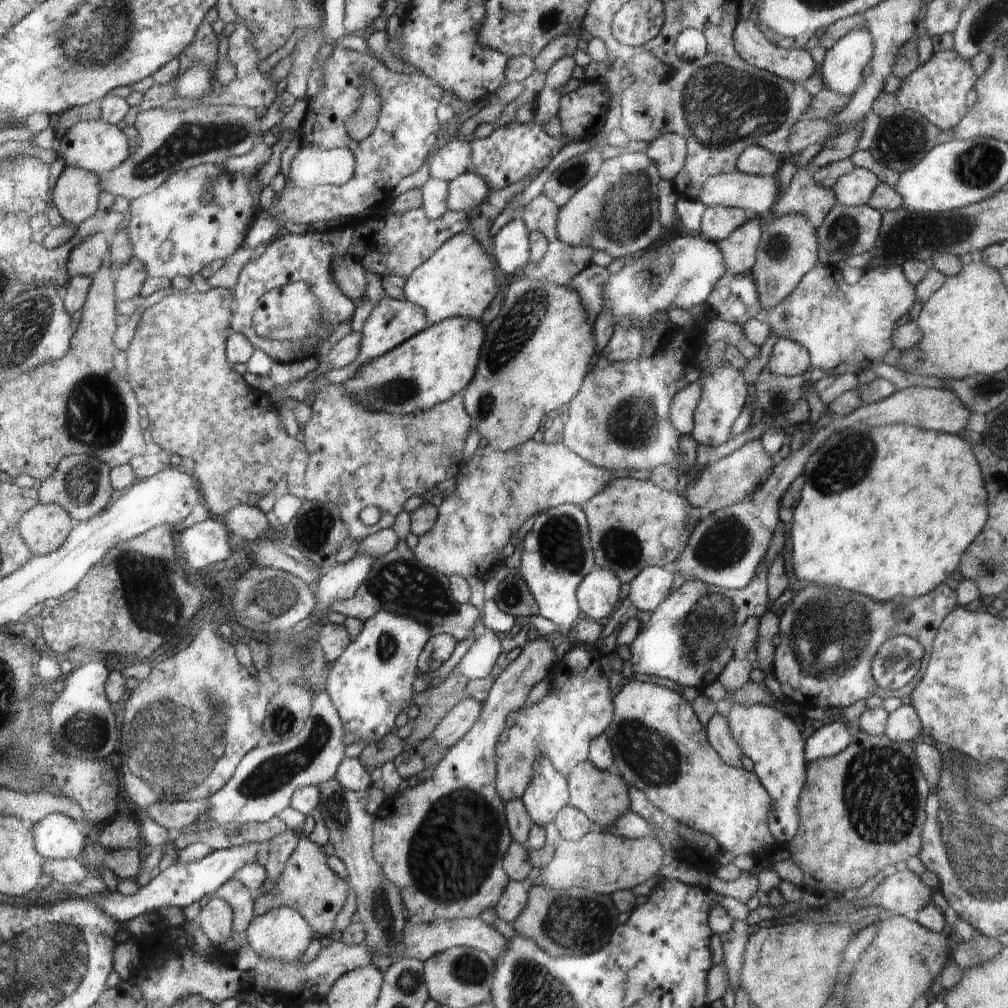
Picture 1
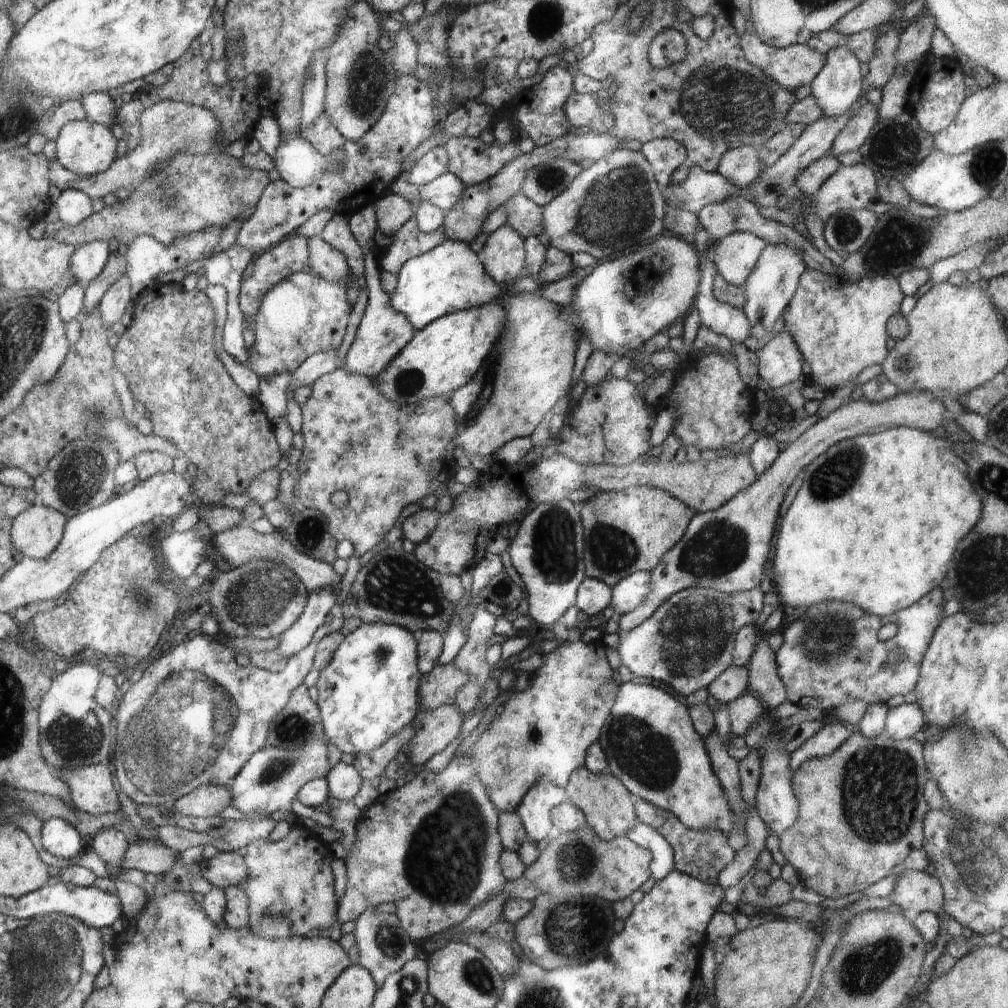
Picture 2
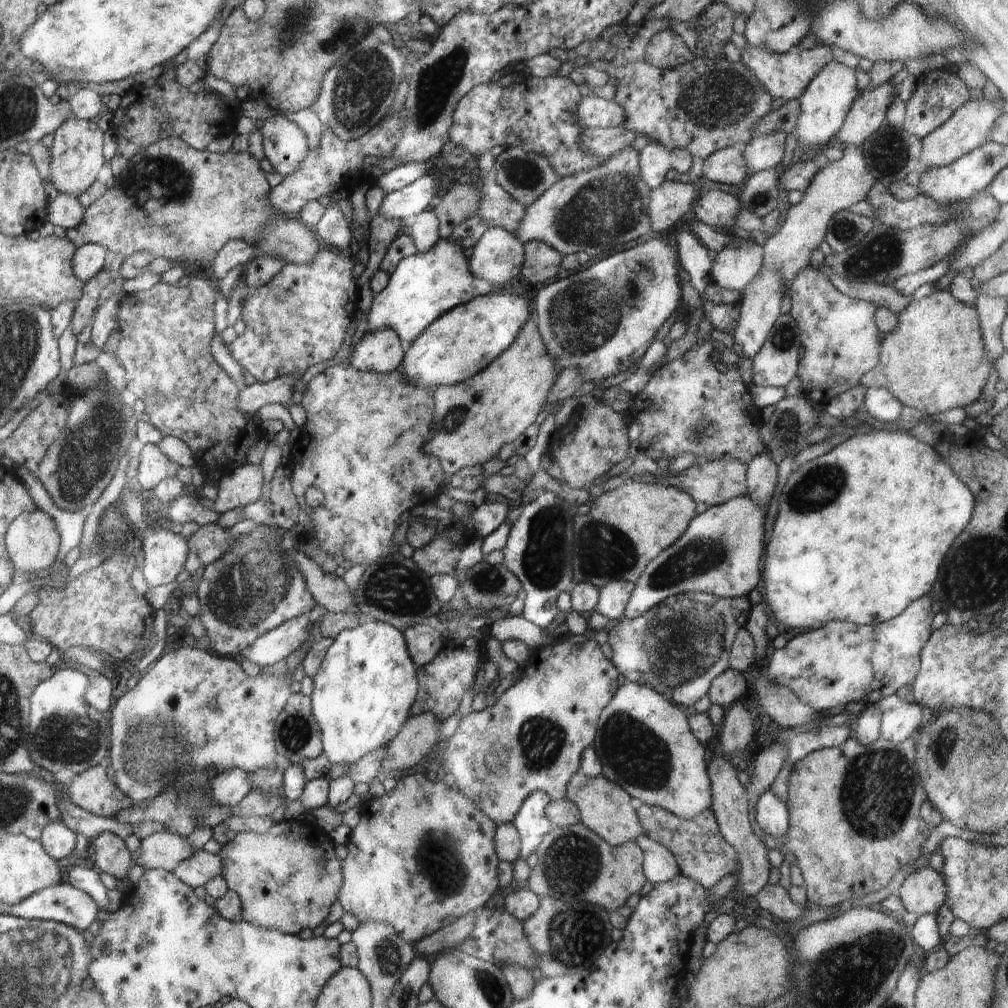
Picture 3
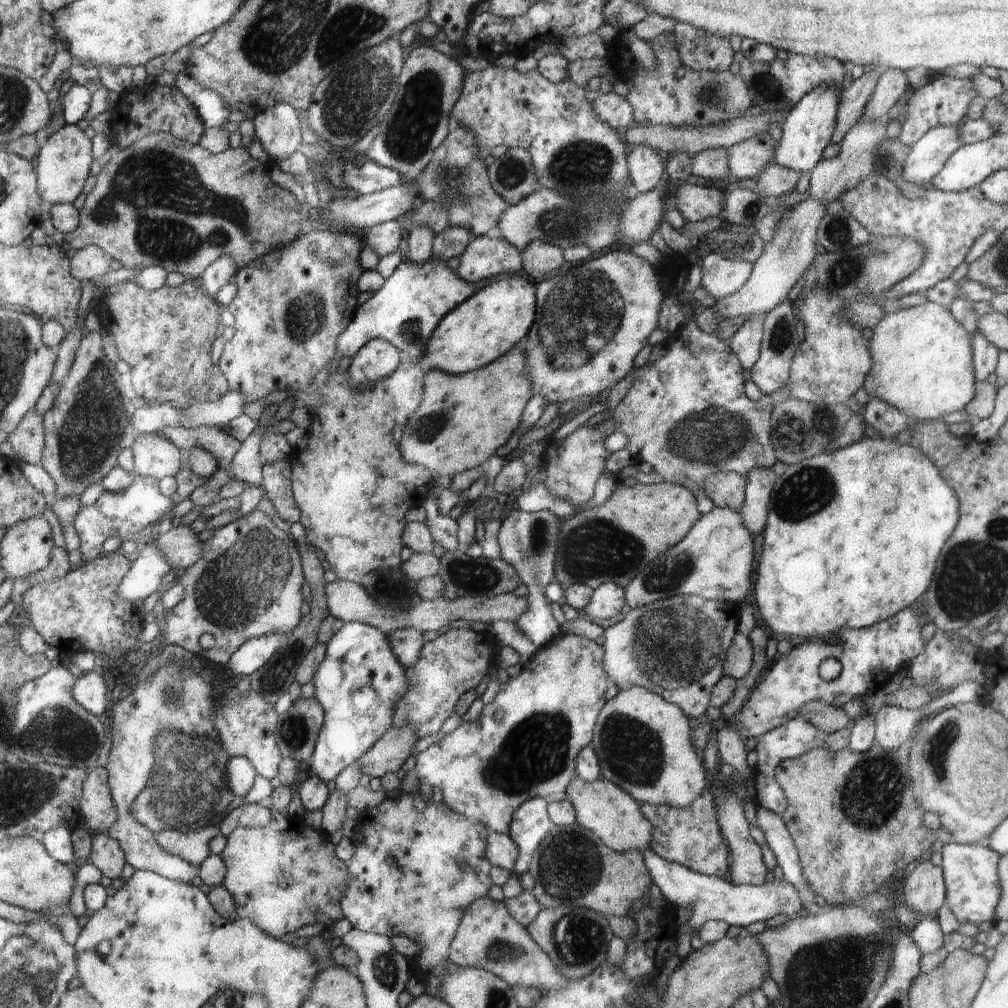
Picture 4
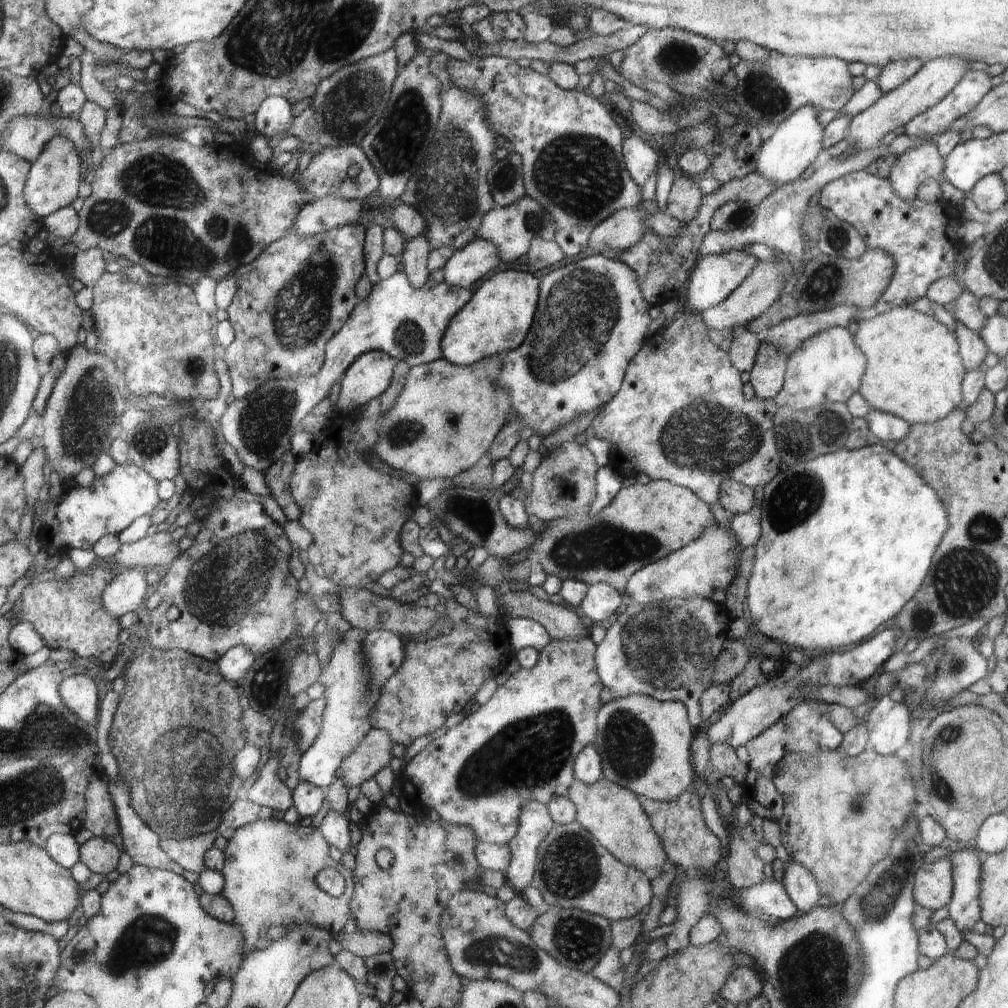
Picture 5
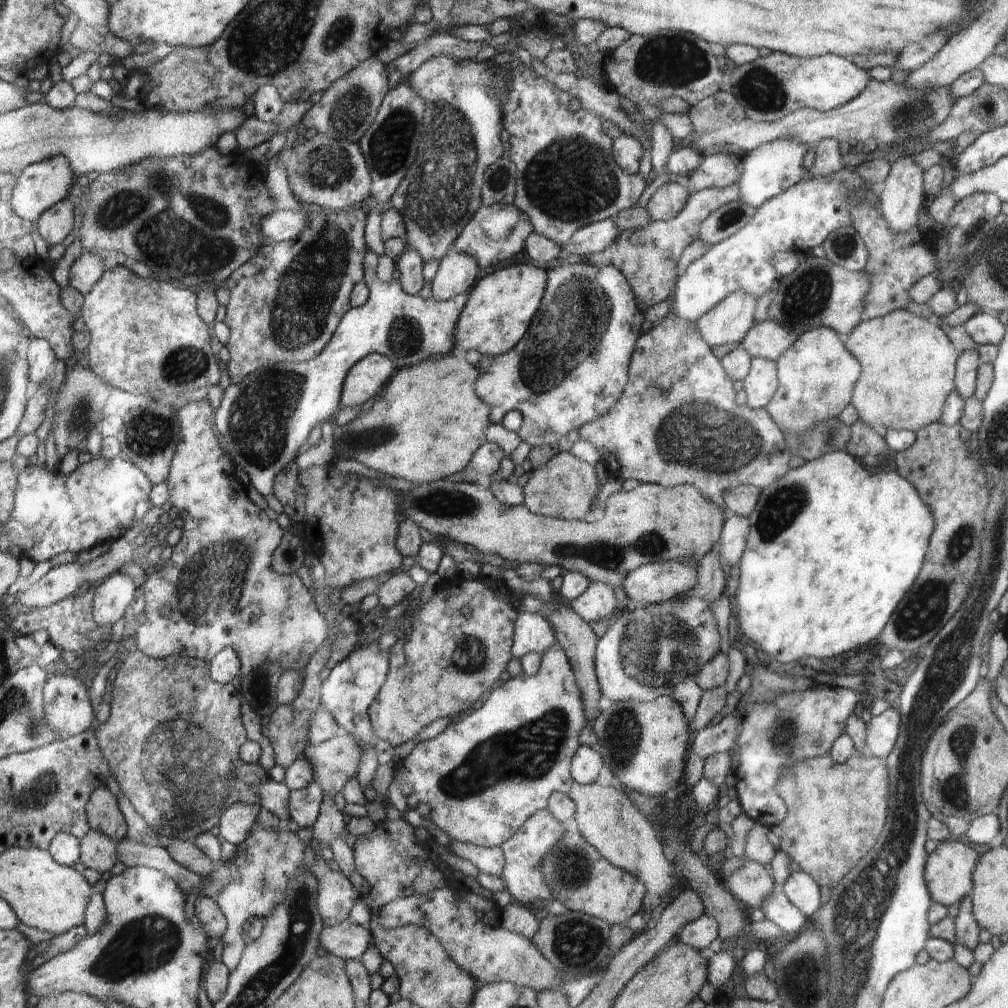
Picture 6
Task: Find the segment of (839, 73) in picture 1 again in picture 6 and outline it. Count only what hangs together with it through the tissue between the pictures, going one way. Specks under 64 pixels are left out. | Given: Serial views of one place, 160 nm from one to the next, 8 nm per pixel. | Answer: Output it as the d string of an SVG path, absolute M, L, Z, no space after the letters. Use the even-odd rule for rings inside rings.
M778 139L744 155L743 174L738 180L739 198L755 209L805 178L802 160L812 146L798 139Z

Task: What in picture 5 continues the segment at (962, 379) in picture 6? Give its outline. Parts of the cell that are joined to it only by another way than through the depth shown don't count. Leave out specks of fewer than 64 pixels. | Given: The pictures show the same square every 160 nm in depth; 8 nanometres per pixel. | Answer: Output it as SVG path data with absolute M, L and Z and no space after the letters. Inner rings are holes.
M958 320L953 330L959 344L959 355L967 372L980 366L988 353L984 339Z

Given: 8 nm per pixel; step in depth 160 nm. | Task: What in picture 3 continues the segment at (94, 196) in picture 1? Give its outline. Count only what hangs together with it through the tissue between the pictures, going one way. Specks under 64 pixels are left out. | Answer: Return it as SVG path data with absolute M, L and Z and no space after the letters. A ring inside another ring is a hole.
M58 193L49 202L47 216L54 226L62 226L68 230L76 228L82 222L83 210L78 198L71 194Z

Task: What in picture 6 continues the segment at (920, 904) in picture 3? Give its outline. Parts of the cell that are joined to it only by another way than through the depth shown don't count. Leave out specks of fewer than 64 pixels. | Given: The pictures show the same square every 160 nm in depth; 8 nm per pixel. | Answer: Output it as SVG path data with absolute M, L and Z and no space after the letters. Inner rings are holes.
M942 842L926 859L923 878L932 901L944 906L958 904L972 890L973 872L981 849L970 848L963 842Z

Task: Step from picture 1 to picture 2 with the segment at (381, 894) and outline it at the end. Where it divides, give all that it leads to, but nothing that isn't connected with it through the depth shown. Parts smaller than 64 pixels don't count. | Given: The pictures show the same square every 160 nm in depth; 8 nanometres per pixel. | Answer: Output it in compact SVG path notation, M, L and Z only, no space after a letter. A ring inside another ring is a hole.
M336 797L329 799L325 804L330 807L330 816L332 817L332 829L338 830L341 837L338 839L346 849L349 851L355 841L357 840L357 827L361 822L363 816L360 809L354 804L354 801L341 801ZM372 905L356 920L353 931L359 948L358 964L362 965L375 979L377 988L384 979L393 972L399 971L406 962L416 957L416 946L404 930L396 913L383 913L376 911Z

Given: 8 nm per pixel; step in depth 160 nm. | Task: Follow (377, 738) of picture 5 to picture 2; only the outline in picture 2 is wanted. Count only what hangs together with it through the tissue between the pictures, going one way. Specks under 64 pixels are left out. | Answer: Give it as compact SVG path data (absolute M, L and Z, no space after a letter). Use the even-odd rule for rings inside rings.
M457 705L421 709L412 724L417 732L406 752L412 764L424 765L432 754L442 752L458 736L462 728L462 714L458 712Z

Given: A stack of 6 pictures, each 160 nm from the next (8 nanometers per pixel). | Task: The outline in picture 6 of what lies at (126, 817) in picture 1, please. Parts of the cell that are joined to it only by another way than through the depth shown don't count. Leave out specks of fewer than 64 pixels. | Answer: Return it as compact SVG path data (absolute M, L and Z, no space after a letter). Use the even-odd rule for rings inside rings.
M90 831L79 840L79 845L81 852L79 861L85 868L92 868L101 874L114 868L117 846L111 837L98 831Z

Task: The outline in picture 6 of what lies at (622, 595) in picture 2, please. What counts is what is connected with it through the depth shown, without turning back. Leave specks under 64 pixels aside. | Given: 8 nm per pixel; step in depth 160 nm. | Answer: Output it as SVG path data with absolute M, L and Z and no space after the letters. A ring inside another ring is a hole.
M590 583L588 588L571 602L574 612L586 622L607 621L614 618L621 608L613 588L604 583Z

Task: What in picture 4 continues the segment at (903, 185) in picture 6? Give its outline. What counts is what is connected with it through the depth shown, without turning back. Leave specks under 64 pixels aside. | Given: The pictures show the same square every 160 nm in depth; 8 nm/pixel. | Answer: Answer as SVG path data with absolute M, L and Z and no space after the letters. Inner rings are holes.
M962 121L931 128L911 145L902 179L920 185L940 172L948 158L965 145L961 139L961 124Z

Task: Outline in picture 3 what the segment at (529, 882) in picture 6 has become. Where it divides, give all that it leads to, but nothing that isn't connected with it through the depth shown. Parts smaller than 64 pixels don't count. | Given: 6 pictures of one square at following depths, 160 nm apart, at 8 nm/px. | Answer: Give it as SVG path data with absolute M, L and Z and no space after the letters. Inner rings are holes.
M531 792L530 798L523 803L522 808L515 816L513 823L519 831L522 840L522 854L520 859L526 860L536 852L552 829L550 818L546 815L546 808L552 798L547 792Z

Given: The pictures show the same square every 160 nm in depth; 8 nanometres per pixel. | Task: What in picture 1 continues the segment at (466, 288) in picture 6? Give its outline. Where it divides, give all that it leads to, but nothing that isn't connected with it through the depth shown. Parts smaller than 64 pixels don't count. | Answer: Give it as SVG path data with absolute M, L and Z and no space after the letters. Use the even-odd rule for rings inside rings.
M513 219L508 222L493 238L493 256L498 264L501 272L511 278L512 275L519 269L524 268L529 263L530 246L529 232L524 226L522 219Z

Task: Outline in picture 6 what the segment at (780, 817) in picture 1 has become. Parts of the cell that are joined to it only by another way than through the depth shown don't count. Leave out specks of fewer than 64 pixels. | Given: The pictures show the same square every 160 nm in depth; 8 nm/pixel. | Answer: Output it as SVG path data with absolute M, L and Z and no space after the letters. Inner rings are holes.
M802 869L791 871L783 884L783 891L788 900L799 908L808 920L812 920L822 904L820 887L816 881Z

